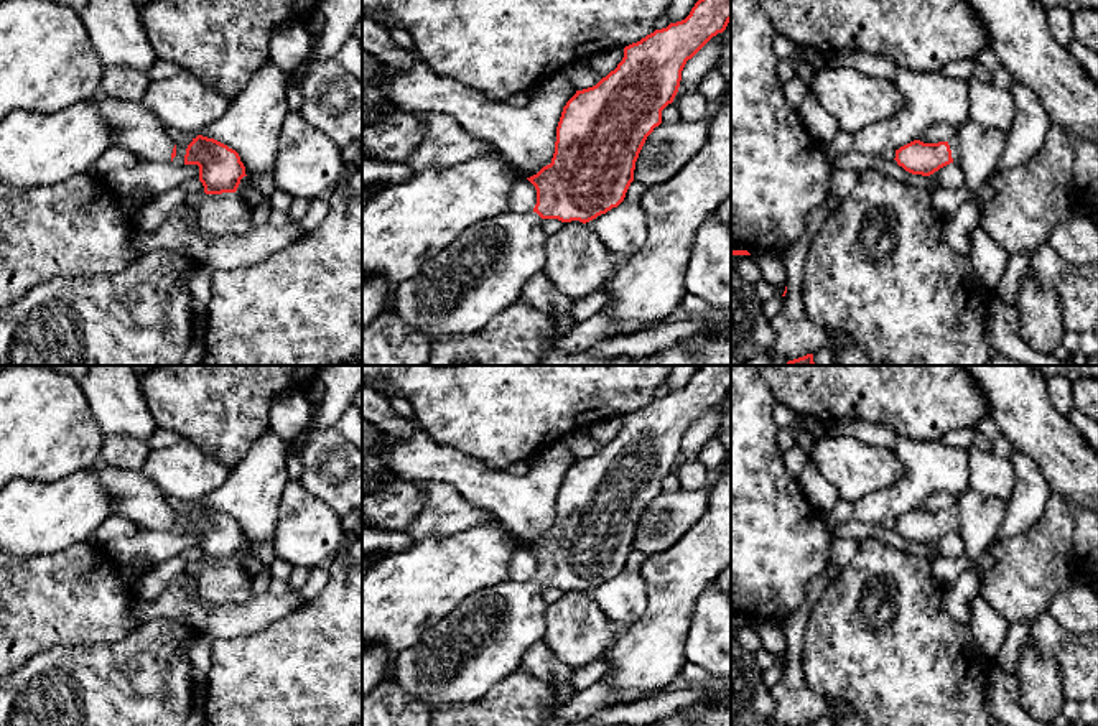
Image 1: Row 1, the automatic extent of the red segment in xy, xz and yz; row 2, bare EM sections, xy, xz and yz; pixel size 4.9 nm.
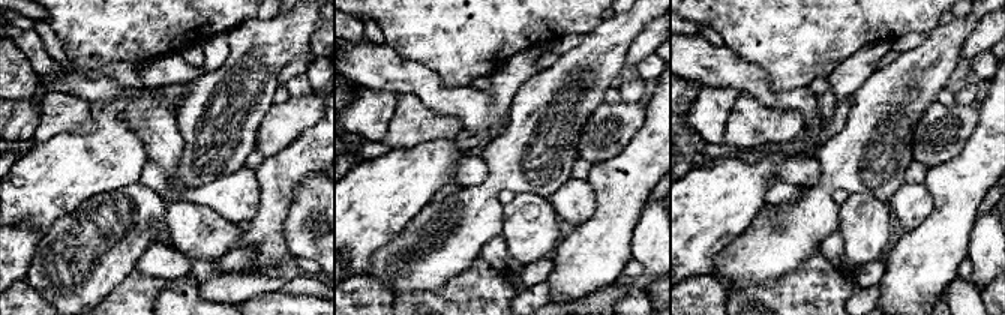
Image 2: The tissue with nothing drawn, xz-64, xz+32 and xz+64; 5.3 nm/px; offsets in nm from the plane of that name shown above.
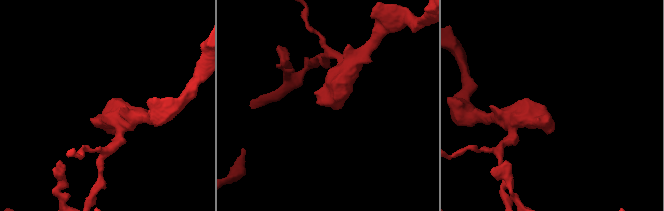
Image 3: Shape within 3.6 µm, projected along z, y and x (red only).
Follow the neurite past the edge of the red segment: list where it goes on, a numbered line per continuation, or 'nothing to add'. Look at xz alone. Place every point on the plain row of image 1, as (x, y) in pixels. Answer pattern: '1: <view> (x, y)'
1: xz (481, 642)

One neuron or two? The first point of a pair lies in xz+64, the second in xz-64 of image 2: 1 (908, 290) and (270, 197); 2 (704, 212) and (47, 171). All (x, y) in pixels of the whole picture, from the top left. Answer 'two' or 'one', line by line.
1: one
2: one

